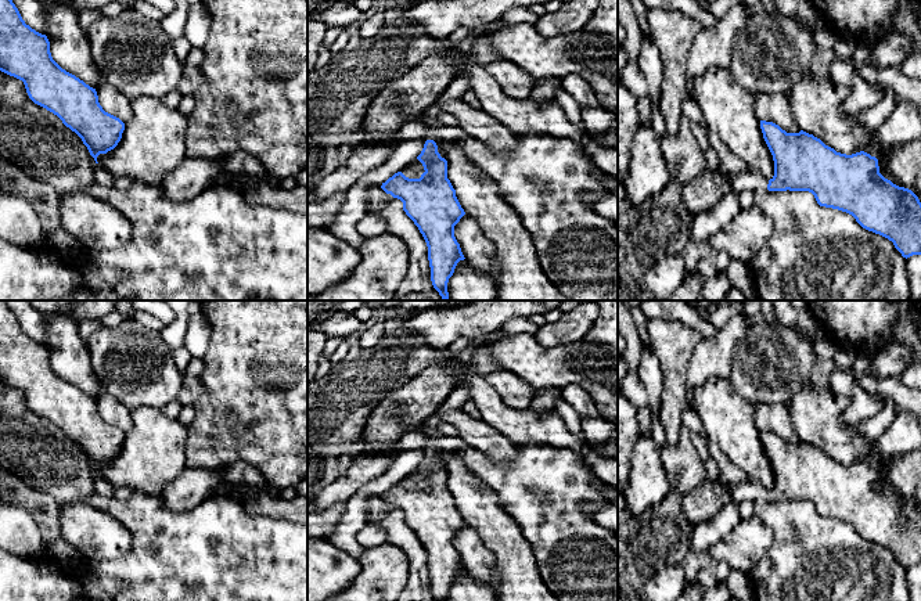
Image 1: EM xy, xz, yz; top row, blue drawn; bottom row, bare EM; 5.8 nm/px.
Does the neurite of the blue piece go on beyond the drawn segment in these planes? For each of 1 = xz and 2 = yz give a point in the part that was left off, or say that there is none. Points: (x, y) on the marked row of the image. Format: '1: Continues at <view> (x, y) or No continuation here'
1: No continuation here
2: Continues at yz (748, 180)

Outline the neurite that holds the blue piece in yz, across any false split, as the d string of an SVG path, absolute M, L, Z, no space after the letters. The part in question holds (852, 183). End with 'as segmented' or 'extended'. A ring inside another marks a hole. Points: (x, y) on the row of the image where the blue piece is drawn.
M760 120L763 138L773 155L774 176L767 180L756 169L748 169L738 173L730 173L734 192L755 191L764 188L769 191L809 191L814 195L820 206L838 209L852 215L866 230L879 234L893 242L903 258L921 255L921 202L909 188L899 187L879 173L878 159L860 151L852 155L837 152L825 145L820 138L803 130L799 133L787 133L773 122Z | extended

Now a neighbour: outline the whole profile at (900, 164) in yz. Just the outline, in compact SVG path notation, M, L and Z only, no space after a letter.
M921 136L909 144L886 145L878 166L885 179L911 190L921 202Z

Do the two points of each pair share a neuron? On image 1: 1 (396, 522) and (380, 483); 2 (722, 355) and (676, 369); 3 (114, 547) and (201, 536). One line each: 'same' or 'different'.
1: different
2: different
3: different

